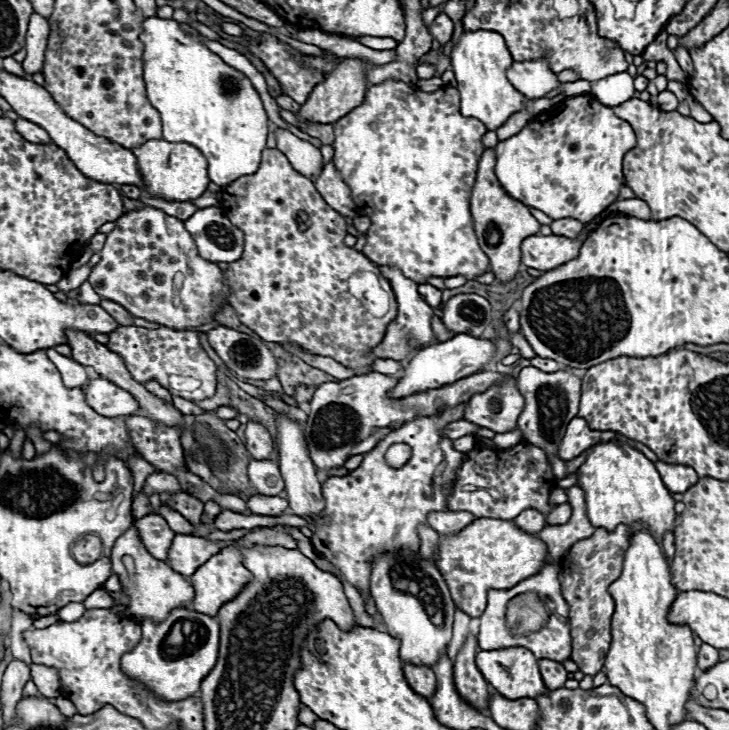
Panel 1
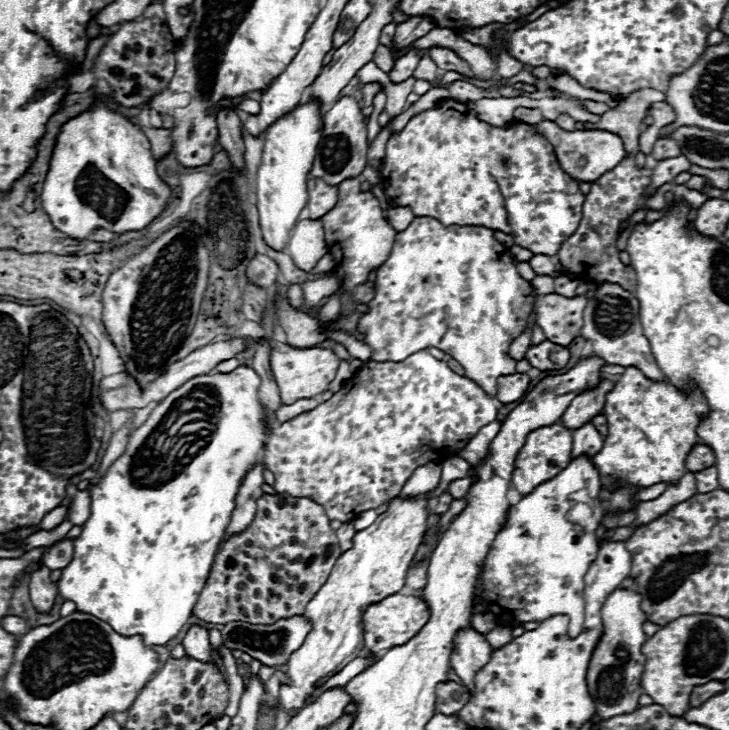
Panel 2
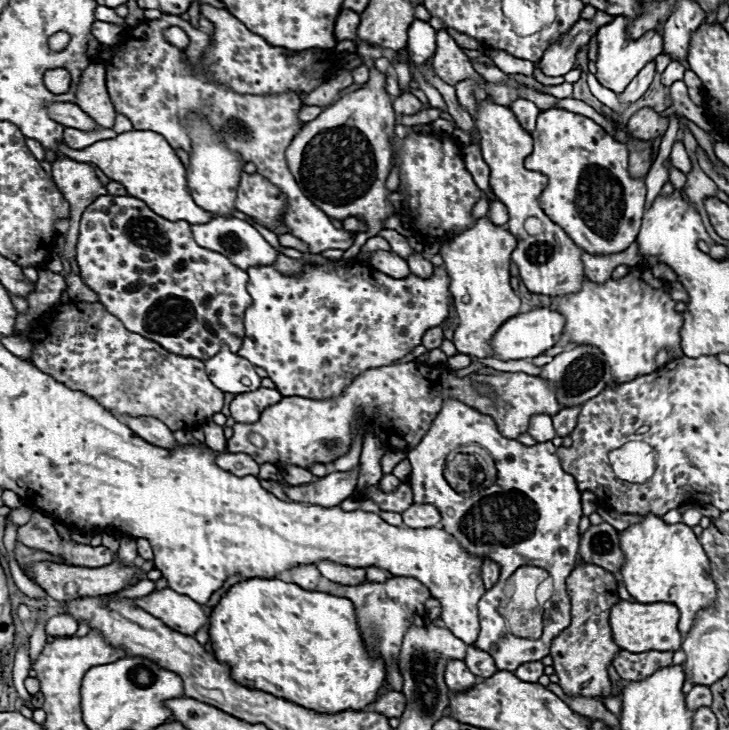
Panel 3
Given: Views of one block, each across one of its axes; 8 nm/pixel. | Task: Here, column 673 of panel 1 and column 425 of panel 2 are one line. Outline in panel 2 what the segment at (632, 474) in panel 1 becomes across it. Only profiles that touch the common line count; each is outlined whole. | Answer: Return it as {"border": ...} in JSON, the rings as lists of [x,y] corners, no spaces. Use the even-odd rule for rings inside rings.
{"border":[[[430,496],[392,498],[386,512],[382,512],[372,526],[356,532],[352,548],[336,560],[328,580],[304,610],[304,616],[312,620],[312,630],[308,632],[304,644],[292,652],[286,664],[286,674],[292,684],[280,686],[278,692],[280,706],[286,712],[302,708],[306,696],[312,696],[316,686],[338,674],[364,648],[362,614],[370,604],[396,594],[404,586],[410,562],[422,542],[428,516],[432,514],[430,502]]]}

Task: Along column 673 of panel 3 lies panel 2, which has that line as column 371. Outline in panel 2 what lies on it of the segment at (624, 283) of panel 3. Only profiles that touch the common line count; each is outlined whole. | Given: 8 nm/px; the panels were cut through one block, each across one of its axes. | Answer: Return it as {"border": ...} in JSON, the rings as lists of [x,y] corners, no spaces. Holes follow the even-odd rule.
{"border":[[[414,218],[412,224],[404,232],[396,234],[396,244],[392,246],[392,252],[390,252],[388,260],[376,272],[374,298],[368,302],[368,312],[360,314],[358,332],[364,334],[364,342],[372,348],[372,360],[376,360],[376,362],[400,362],[400,360],[406,360],[408,356],[412,356],[412,354],[416,354],[424,348],[438,348],[438,350],[450,354],[454,360],[458,360],[462,364],[462,368],[466,370],[466,376],[470,380],[474,380],[484,392],[488,392],[490,396],[496,396],[496,378],[516,372],[516,360],[512,360],[508,356],[508,348],[512,344],[510,340],[520,336],[520,332],[524,330],[524,324],[526,324],[526,320],[532,312],[532,306],[534,306],[536,298],[530,298],[530,296],[534,296],[532,284],[526,282],[518,274],[516,262],[514,262],[510,250],[494,238],[492,230],[482,228],[482,226],[442,226],[436,218]]]}

